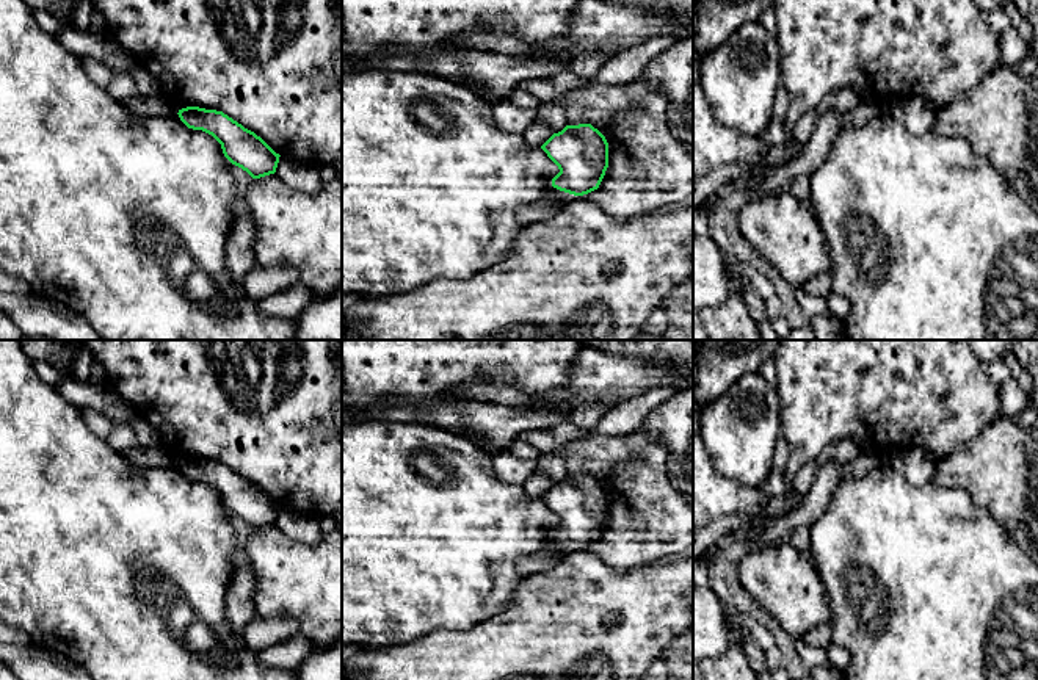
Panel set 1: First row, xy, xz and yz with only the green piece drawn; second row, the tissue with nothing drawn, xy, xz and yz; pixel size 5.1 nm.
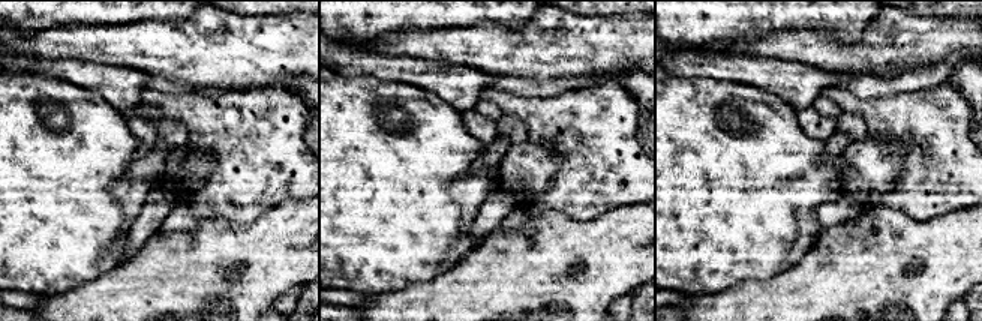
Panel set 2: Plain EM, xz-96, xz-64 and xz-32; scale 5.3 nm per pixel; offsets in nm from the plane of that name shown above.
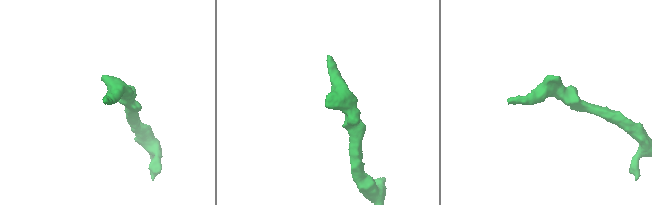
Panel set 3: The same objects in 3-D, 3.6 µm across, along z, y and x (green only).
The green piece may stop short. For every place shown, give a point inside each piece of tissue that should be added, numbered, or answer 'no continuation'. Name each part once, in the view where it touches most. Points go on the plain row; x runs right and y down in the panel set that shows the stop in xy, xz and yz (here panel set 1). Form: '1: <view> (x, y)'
no continuation

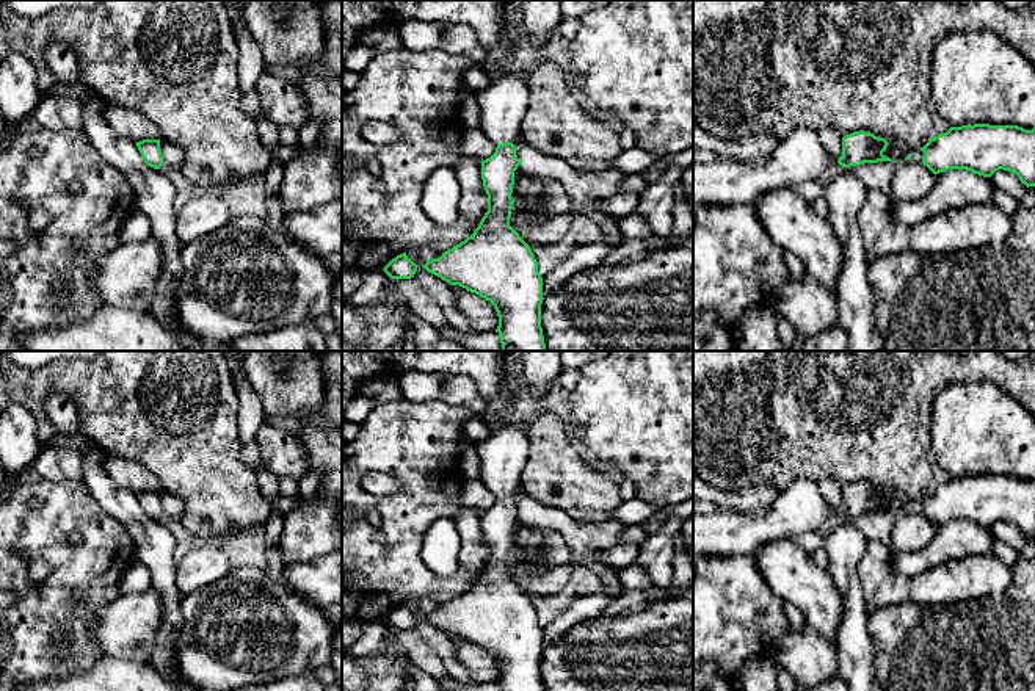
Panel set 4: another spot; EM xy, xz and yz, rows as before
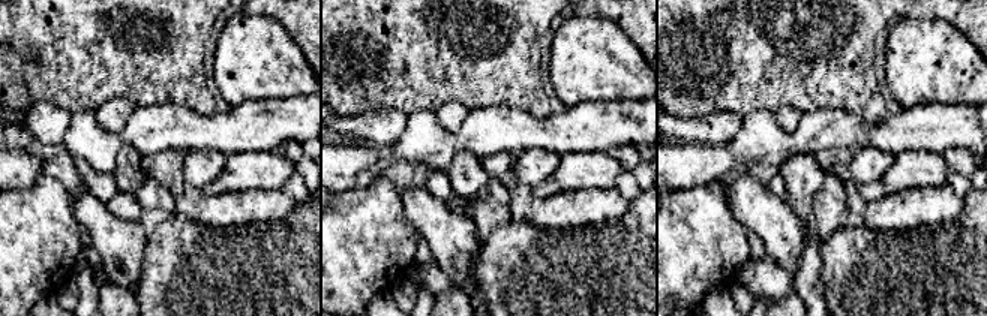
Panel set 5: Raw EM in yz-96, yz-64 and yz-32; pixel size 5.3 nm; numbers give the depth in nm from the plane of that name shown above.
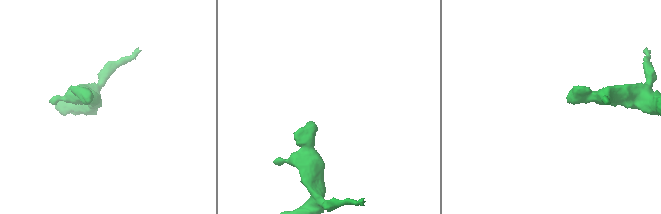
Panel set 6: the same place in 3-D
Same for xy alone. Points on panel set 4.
no continuation

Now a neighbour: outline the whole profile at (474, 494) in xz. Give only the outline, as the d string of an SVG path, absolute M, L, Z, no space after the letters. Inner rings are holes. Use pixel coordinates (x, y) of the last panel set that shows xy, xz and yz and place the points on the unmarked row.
M464 479L458 503L474 511L486 511L496 503L497 495L489 490L480 479Z

